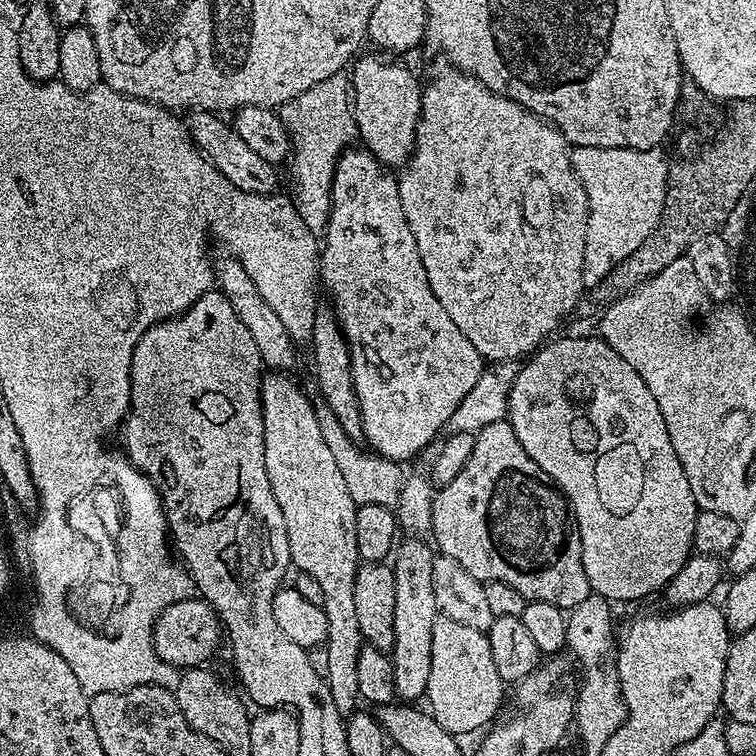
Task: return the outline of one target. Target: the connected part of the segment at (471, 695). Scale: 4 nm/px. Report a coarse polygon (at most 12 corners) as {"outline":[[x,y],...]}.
{"outline":[[441,615],[426,693],[432,719],[491,723],[506,682],[487,635]]}

